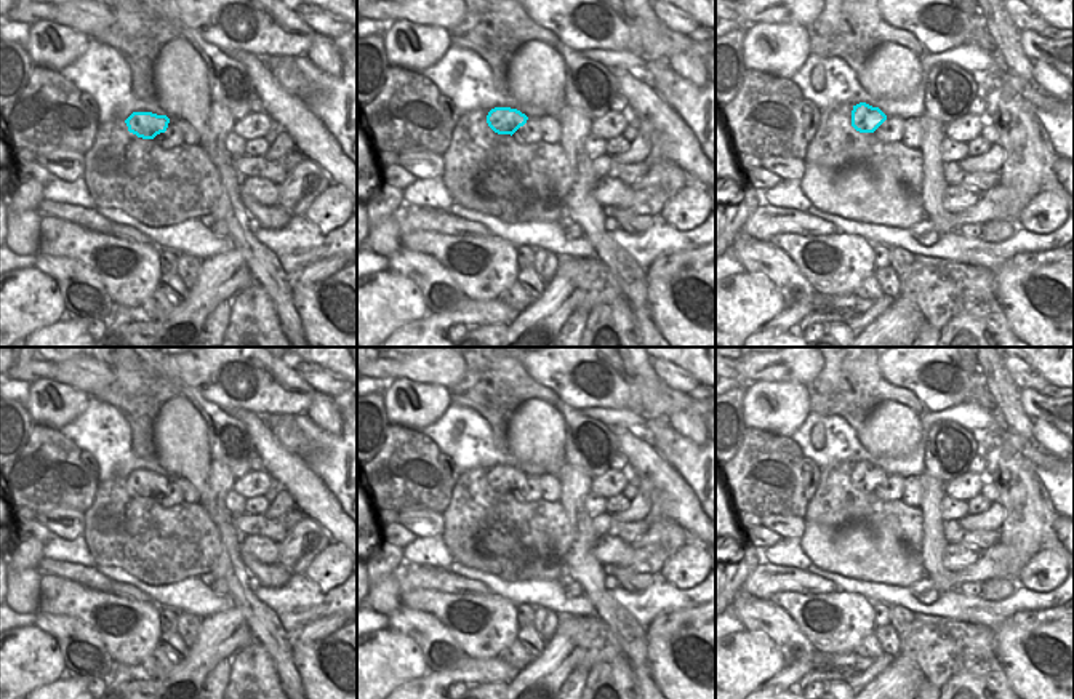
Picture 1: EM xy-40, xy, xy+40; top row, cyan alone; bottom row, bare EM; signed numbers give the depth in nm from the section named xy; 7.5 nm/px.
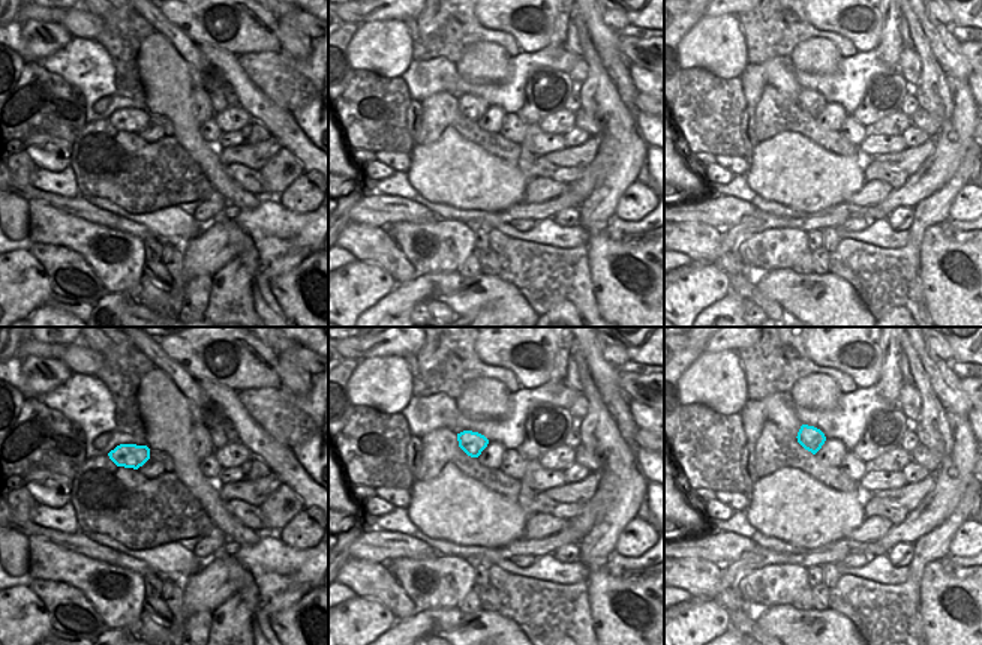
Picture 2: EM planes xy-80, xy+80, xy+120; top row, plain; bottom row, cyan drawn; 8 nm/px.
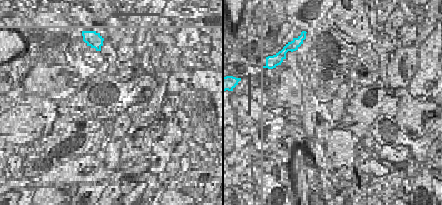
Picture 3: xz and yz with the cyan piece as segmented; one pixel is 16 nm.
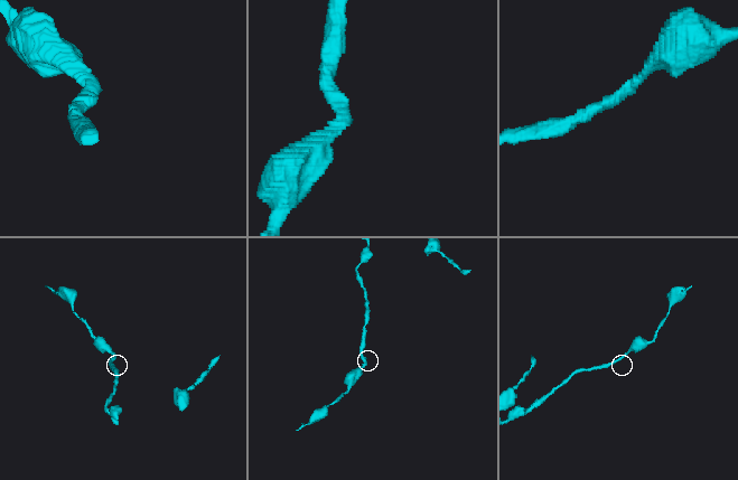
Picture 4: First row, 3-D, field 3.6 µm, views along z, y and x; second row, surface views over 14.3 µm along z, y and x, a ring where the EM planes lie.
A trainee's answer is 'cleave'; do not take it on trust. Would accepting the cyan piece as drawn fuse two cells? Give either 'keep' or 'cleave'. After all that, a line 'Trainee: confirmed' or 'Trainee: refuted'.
keep
Trainee: refuted

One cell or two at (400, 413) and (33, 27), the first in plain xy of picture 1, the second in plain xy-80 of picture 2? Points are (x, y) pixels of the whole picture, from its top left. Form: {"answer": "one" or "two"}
{"answer": "one"}

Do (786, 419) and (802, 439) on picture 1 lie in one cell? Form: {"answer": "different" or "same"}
{"answer": "different"}

